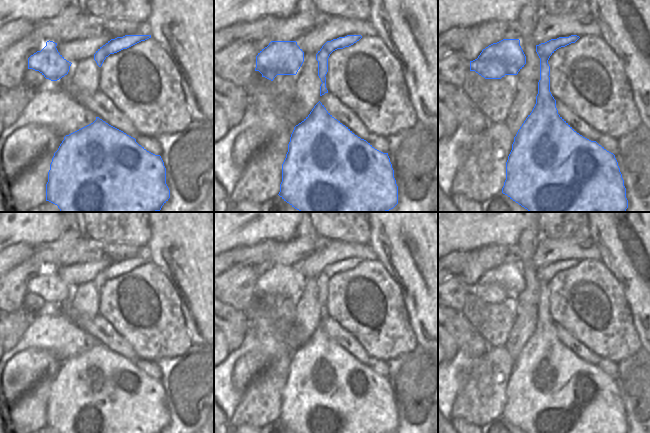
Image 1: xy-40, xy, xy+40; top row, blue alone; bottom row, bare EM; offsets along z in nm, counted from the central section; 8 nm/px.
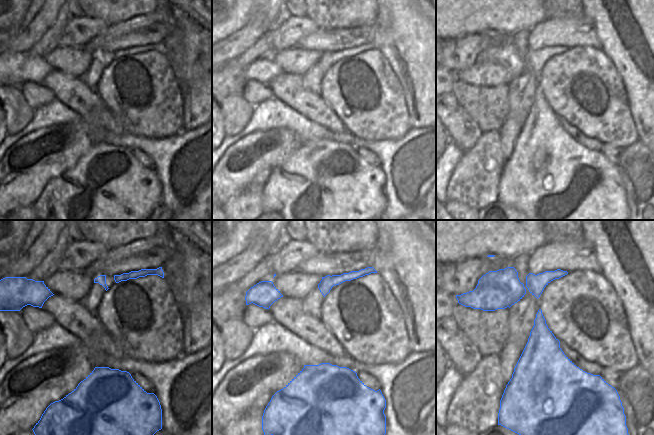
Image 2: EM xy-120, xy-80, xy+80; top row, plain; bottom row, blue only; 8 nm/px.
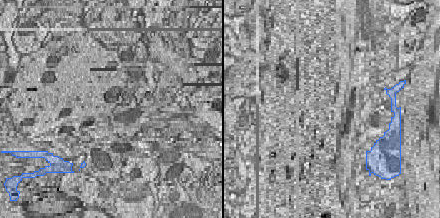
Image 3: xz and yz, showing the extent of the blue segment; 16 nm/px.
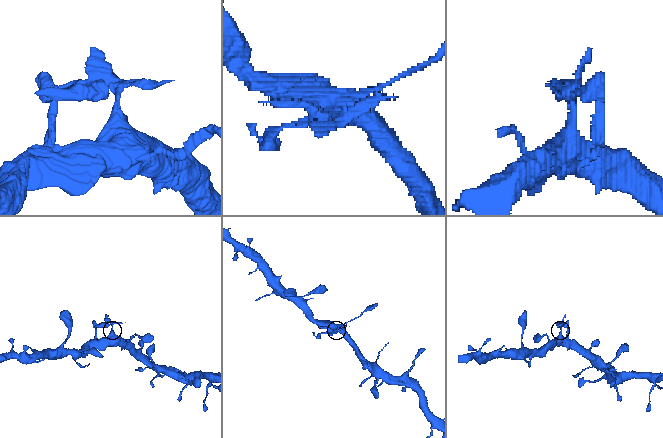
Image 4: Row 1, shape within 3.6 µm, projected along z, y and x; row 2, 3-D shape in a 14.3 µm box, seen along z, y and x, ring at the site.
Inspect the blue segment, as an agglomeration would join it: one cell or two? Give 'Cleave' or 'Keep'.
Cleave

